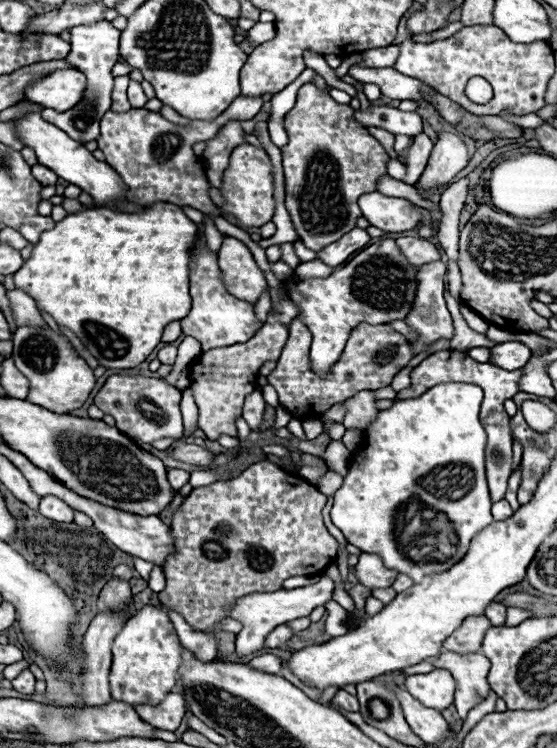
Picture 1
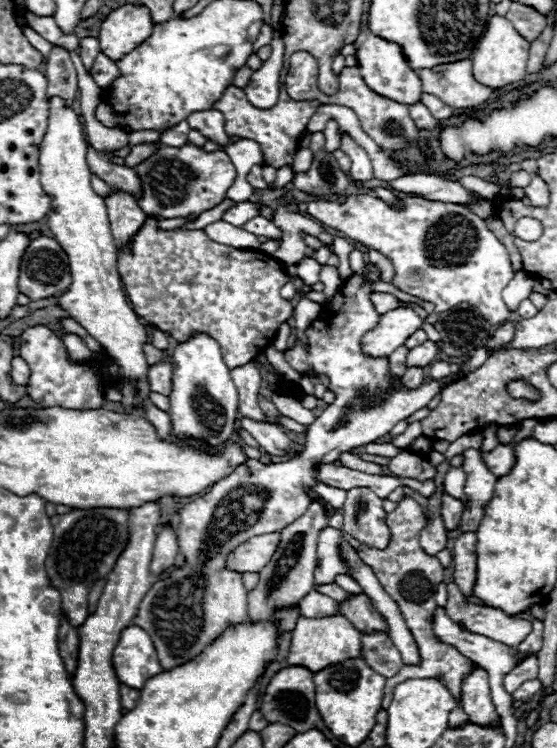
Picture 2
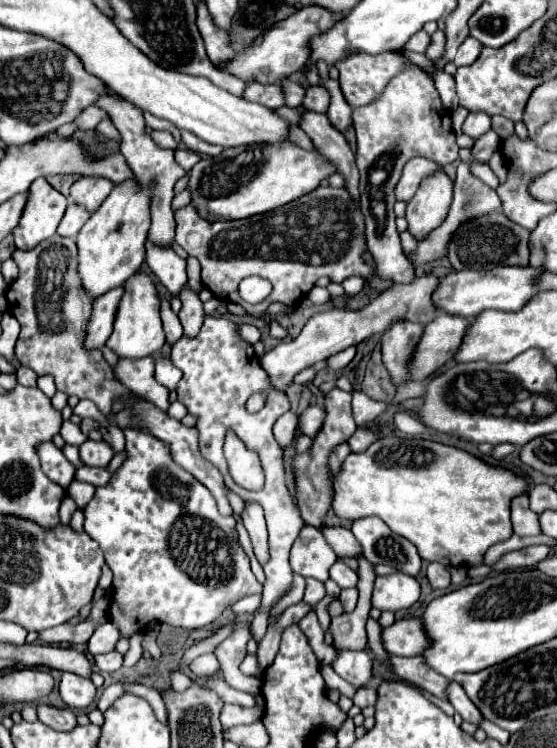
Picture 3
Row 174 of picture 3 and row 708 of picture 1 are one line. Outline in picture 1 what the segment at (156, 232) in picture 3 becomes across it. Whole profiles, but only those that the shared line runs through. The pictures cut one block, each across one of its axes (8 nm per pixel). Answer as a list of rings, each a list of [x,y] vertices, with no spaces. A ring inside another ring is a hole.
[[[170,692],[162,704],[158,706],[134,706],[136,712],[140,714],[140,718],[144,718],[148,724],[156,726],[158,730],[168,730],[168,732],[176,732],[180,726],[180,720],[184,716],[184,698],[176,692]]]

